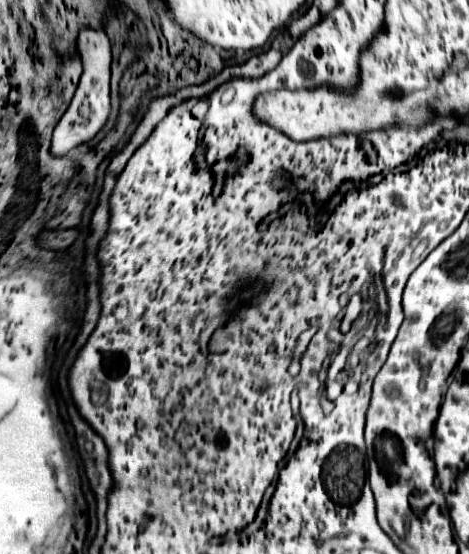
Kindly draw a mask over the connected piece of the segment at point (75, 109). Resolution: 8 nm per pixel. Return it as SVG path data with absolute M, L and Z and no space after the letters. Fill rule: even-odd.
M83 27L83 29L79 29L79 35L77 35L76 50L82 58L83 73L81 73L77 91L75 91L65 115L61 117L61 121L57 123L57 127L53 131L53 145L51 145L53 155L63 155L65 151L93 139L95 133L105 125L105 121L109 117L109 109L111 109L110 65L112 51L109 37L105 35L103 29L95 31L95 29Z

